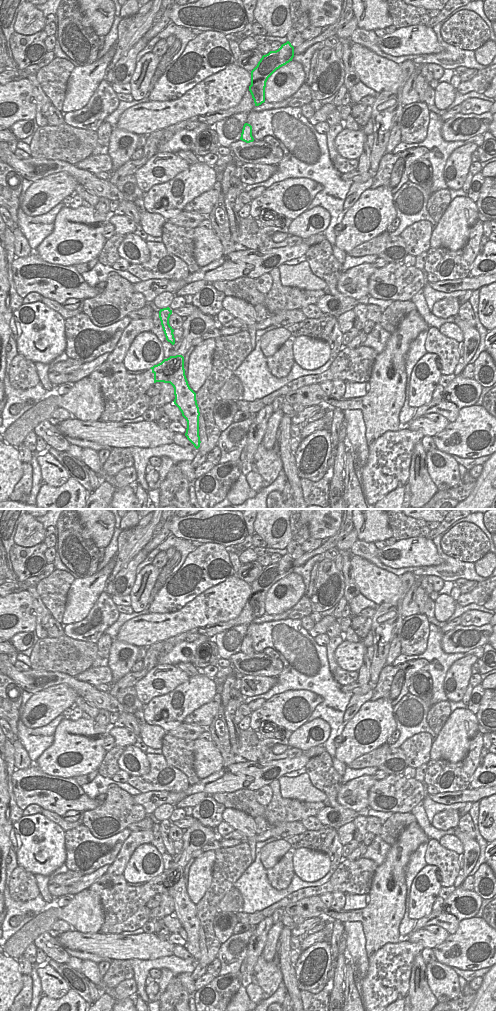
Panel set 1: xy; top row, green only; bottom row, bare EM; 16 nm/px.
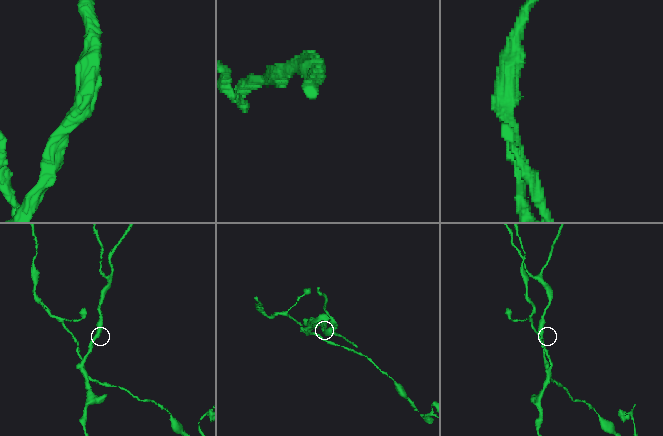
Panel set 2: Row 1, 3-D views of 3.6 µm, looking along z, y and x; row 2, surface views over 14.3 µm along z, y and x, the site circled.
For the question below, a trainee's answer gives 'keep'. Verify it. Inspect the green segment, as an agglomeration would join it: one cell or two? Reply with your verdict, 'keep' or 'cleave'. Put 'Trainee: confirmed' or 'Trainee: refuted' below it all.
cleave
Trainee: refuted

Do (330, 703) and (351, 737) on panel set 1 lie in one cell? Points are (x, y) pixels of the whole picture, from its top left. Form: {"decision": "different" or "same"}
{"decision": "different"}

